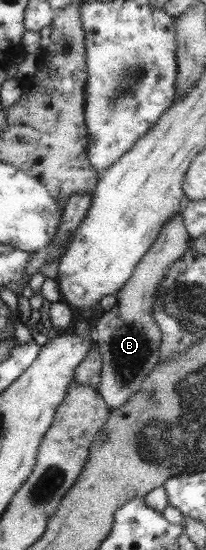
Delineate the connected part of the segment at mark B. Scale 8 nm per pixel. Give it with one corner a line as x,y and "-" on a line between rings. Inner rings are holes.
177,212
161,226
155,242
137,261
131,277
121,289
115,291
115,305
96,321
92,334
97,352
101,354
102,367
99,384
95,390
100,394
109,411
125,405
126,401
138,392
145,376
157,363
161,331
153,323
151,306
157,286
165,278
165,270
187,250
187,240
189,240
188,234
180,212

